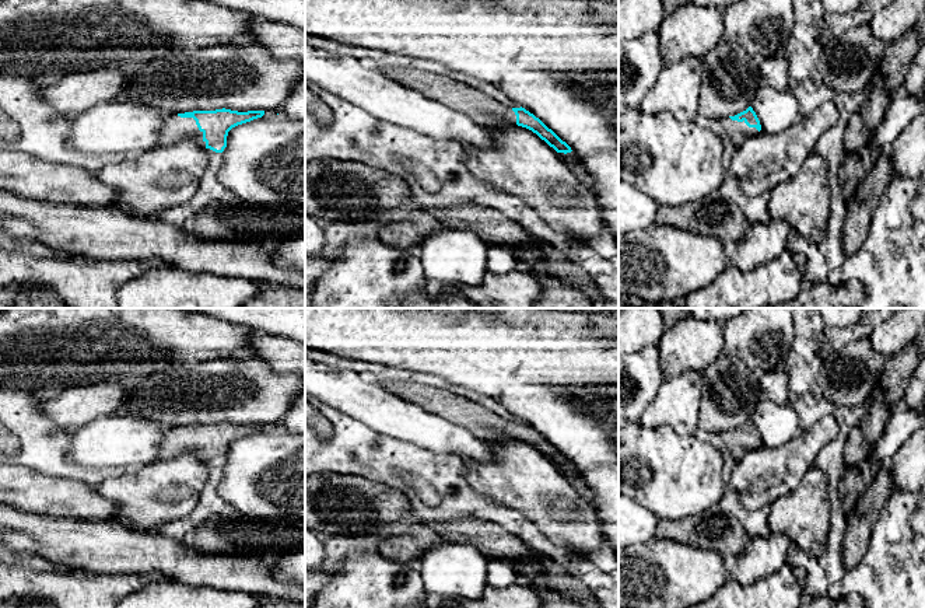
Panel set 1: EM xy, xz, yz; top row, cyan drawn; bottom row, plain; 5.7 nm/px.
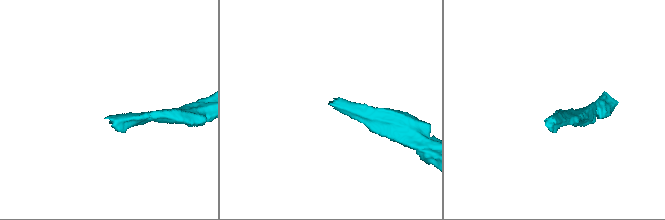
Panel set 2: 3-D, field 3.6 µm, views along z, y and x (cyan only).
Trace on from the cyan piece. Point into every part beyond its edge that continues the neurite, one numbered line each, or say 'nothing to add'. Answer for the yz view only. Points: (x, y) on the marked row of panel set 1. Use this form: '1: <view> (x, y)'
1: yz (739, 132)

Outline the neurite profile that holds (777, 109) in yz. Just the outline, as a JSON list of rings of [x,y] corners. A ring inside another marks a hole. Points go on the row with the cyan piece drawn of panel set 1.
[[[761,85],[750,106],[756,112],[763,133],[777,134],[800,119],[799,104],[789,90]]]

